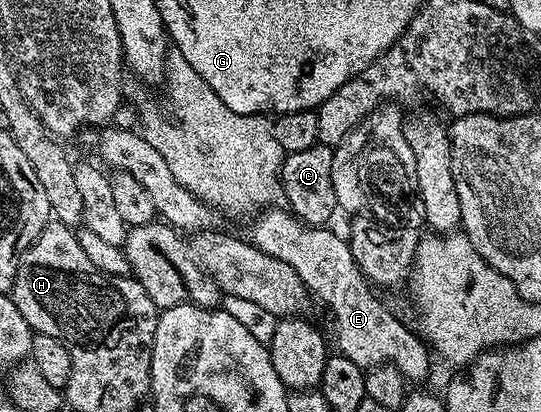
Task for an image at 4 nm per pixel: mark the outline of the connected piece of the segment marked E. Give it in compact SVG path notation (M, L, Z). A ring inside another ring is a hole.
M281 206L270 207L257 218L251 235L252 243L259 250L287 262L287 266L299 274L312 299L325 303L326 310L333 315L331 340L335 348L337 343L336 351L340 355L351 358L355 366L366 370L376 368L382 362L394 364L399 374L403 374L409 382L428 378L429 345L416 331L409 332L408 326L399 317L392 316L385 309L384 302L376 296L378 293L359 270L344 235L336 236L329 226L306 226Z

